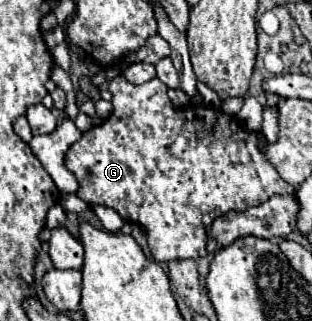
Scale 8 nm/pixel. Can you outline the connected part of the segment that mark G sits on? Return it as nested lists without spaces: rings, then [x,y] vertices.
[[[123,75],[115,77],[109,87],[113,95],[113,111],[99,127],[91,127],[65,153],[65,167],[77,177],[79,191],[75,193],[85,203],[103,205],[117,211],[123,221],[141,225],[149,241],[149,251],[155,261],[197,259],[207,255],[207,227],[229,211],[245,211],[267,201],[271,195],[295,193],[295,187],[285,183],[273,165],[259,149],[259,133],[243,129],[233,115],[213,111],[205,105],[189,105],[183,111],[175,109],[167,97],[167,87],[159,79],[143,85],[129,83]]]

